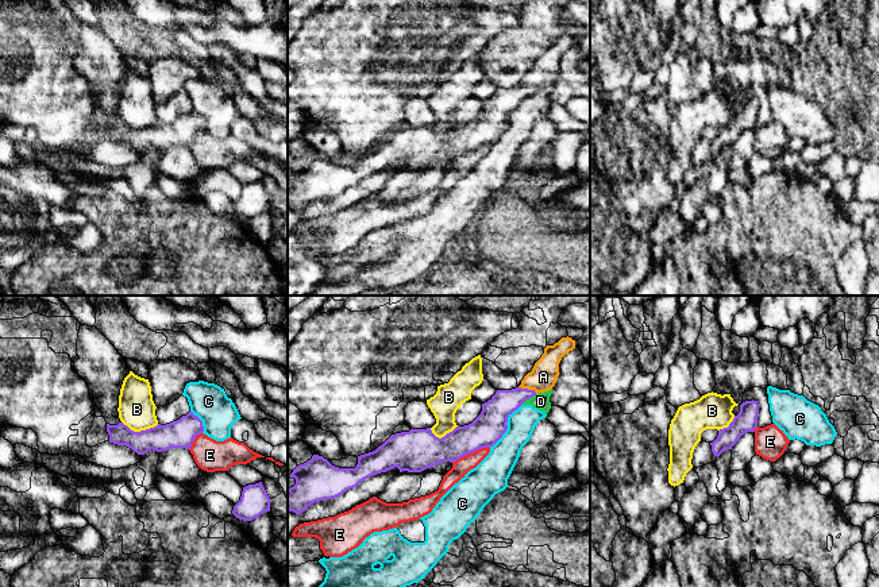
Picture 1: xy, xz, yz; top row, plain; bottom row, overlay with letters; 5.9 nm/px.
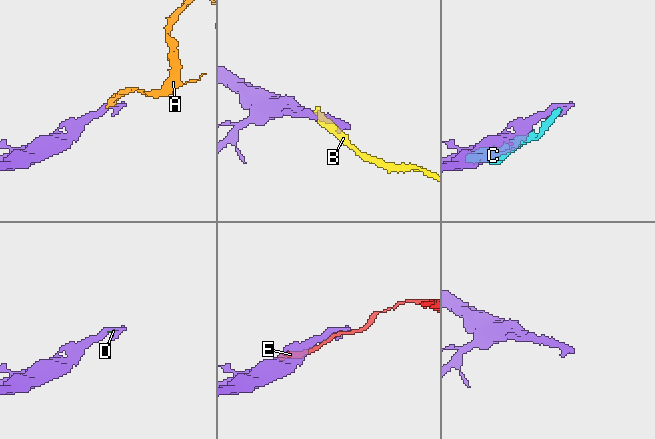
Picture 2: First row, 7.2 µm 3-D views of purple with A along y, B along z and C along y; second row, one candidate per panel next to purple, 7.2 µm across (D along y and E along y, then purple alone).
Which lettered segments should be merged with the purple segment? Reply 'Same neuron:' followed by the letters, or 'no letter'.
Same neuron: no letter

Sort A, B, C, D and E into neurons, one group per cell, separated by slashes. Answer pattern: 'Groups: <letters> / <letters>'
Groups: A C D / B / E

